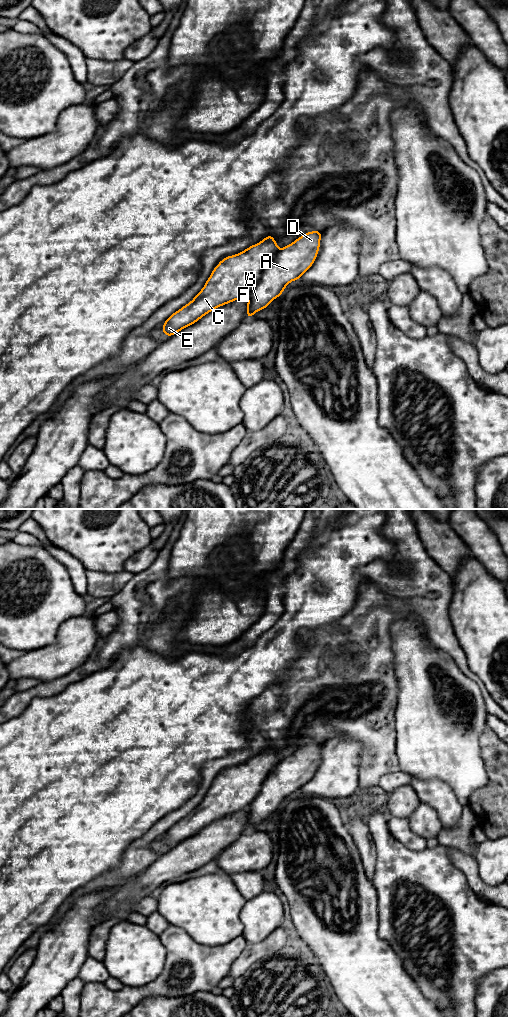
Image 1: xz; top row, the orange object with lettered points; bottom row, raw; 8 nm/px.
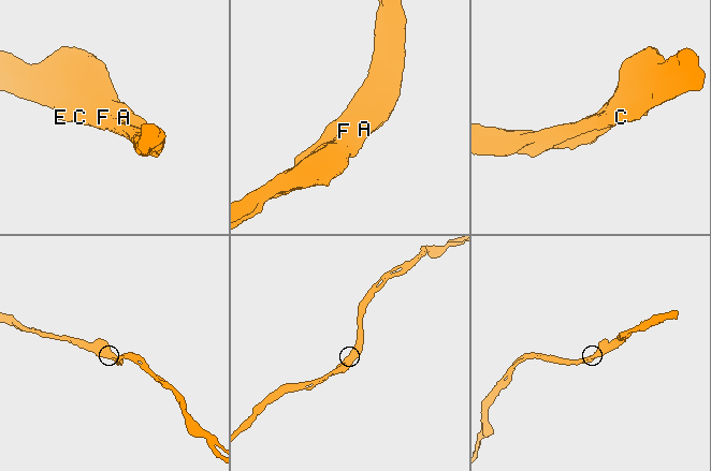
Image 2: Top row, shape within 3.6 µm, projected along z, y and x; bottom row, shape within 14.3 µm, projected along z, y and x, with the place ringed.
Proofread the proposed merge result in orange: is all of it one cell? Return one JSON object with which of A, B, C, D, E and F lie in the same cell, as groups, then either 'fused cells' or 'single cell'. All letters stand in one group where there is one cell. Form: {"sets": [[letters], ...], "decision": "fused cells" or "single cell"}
{"sets": [["A", "B", "C", "D", "E", "F"]], "decision": "single cell"}

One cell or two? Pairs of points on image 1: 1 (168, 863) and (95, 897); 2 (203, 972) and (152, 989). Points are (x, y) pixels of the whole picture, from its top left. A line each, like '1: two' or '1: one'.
1: one
2: one

